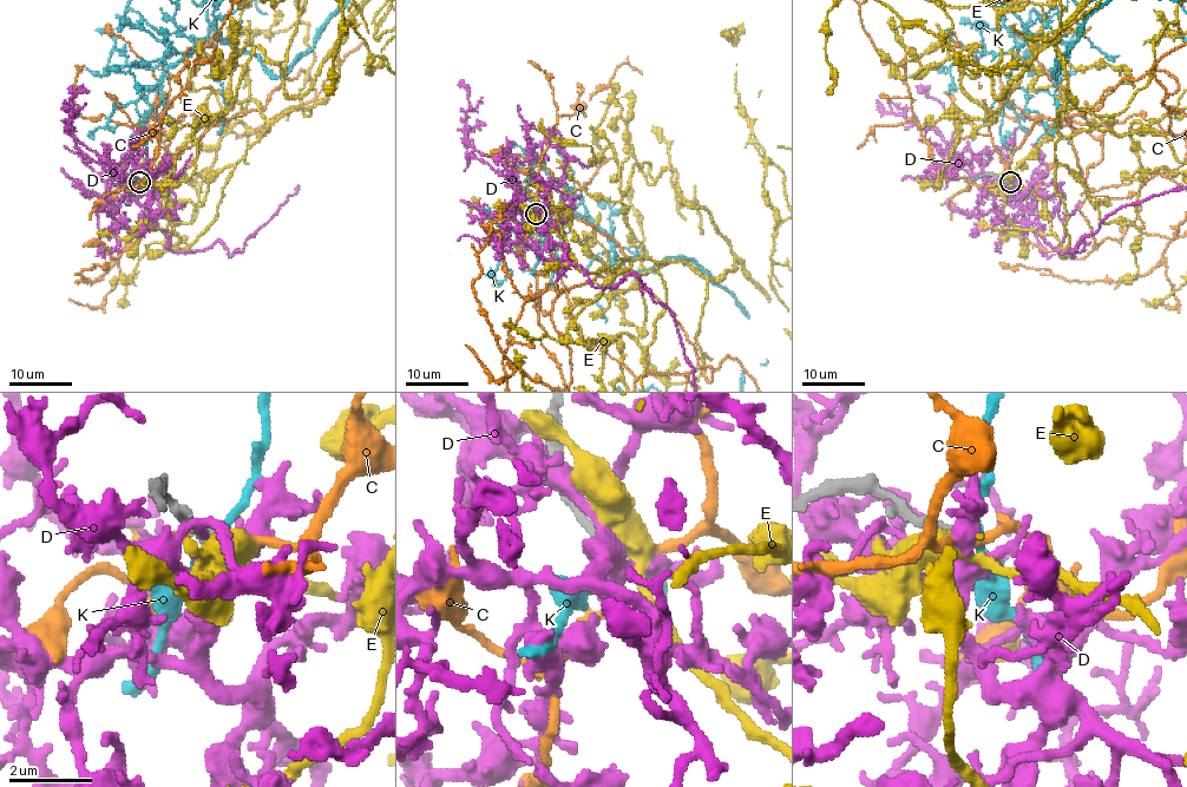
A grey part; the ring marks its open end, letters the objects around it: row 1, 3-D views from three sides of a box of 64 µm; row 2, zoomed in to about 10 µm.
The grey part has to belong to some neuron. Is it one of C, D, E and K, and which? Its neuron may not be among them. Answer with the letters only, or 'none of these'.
none of these

